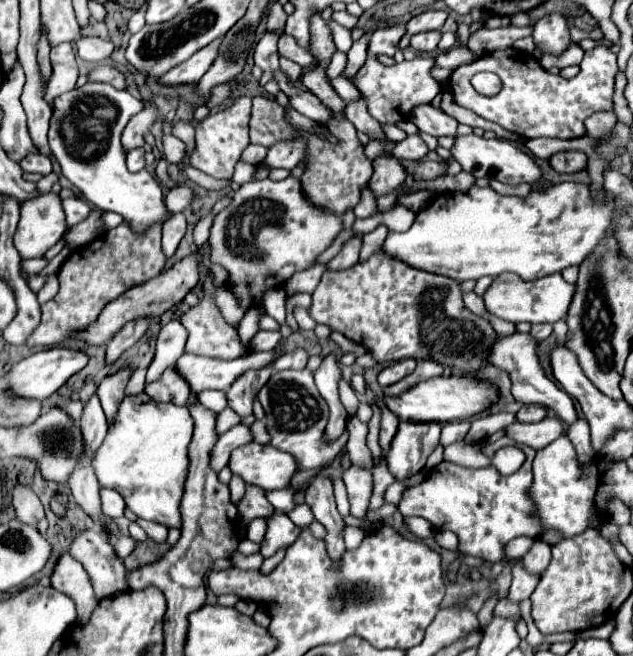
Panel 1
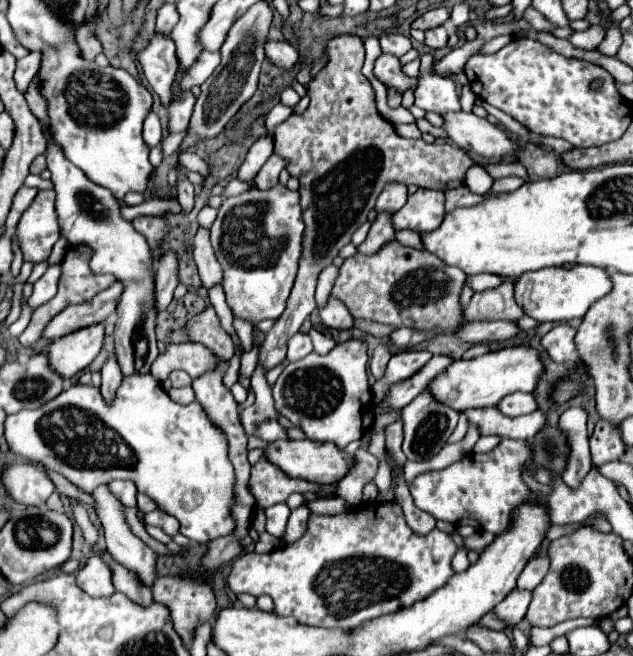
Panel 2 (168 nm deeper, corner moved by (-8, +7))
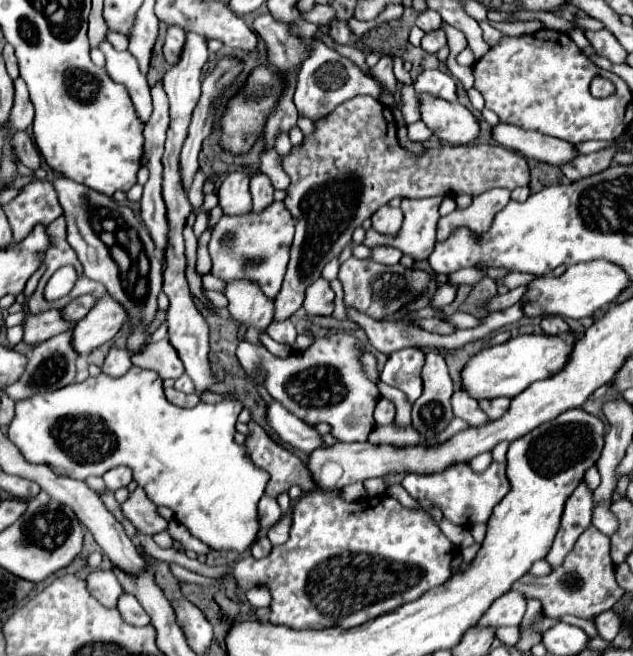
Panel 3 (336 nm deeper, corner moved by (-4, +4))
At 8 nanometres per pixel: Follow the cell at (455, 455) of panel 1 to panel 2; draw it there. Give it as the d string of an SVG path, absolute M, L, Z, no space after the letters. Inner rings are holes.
M481 436L481 438L477 440L473 452L489 452L489 450L493 450L499 442L501 442L499 436Z

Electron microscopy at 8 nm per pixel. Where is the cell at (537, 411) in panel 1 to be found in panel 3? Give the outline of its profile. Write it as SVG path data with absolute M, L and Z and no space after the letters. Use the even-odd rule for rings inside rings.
M497 397L497 399L483 399L483 401L479 401L479 407L485 411L485 415L489 415L489 419L499 419L509 409L509 403L511 403L511 399Z

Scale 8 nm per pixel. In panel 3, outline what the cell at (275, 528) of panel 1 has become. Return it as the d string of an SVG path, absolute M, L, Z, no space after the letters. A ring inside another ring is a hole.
M261 497L259 501L259 525L263 529L269 529L273 527L279 519L281 519L281 507L277 505L275 499L269 499L269 497Z

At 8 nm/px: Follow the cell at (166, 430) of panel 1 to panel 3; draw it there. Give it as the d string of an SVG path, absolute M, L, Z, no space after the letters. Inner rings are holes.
M131 367L123 377L109 377L105 373L99 373L97 377L89 377L87 381L83 383L71 383L69 387L63 387L63 389L57 389L49 395L35 395L33 399L27 399L27 401L21 401L17 403L15 407L15 419L11 421L9 425L9 439L19 447L19 451L23 453L25 459L29 459L31 463L45 463L49 467L53 467L53 471L57 471L57 475L65 475L65 477L73 477L73 479L79 479L79 481L85 481L87 477L103 477L109 469L117 467L117 465L125 465L133 471L133 479L137 481L137 485L141 489L145 489L147 497L155 503L155 505L165 505L169 507L173 513L175 513L175 519L177 523L185 525L189 529L189 533L193 537L197 537L199 541L207 543L211 549L219 551L219 549L233 549L237 553L244 553L245 549L249 545L253 545L253 541L257 539L257 531L259 531L259 521L257 521L257 503L259 499L263 497L263 491L265 491L265 485L267 485L267 473L265 471L259 471L249 459L245 459L245 453L241 457L241 447L235 443L235 421L237 421L237 415L239 411L243 409L243 403L233 397L231 401L223 401L223 403L217 403L217 405L209 405L209 403L197 403L195 407L191 409L183 409L183 407L177 407L177 405L171 405L165 395L163 395L163 387L161 387L161 377L155 373L155 371L149 371L149 369L139 369L139 367Z

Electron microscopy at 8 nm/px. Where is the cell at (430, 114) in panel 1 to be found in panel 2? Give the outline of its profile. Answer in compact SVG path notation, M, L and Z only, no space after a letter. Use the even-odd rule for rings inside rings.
M421 56L421 76L415 88L415 104L425 112L445 114L449 110L461 110L457 84L451 78L437 76L433 72L433 56Z

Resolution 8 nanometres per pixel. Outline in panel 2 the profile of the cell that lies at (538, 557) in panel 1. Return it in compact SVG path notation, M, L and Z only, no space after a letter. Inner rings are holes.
M535 556L527 566L525 570L521 572L519 580L517 580L517 588L519 590L529 590L533 592L537 588L537 584L541 584L541 580L545 578L545 574L549 572L549 560L547 558L541 558L541 556Z

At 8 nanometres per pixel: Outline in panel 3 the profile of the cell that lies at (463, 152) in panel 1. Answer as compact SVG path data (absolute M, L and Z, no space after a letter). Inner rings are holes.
M419 95L421 119L441 141L467 145L479 137L479 123L461 103L449 103L433 95Z

